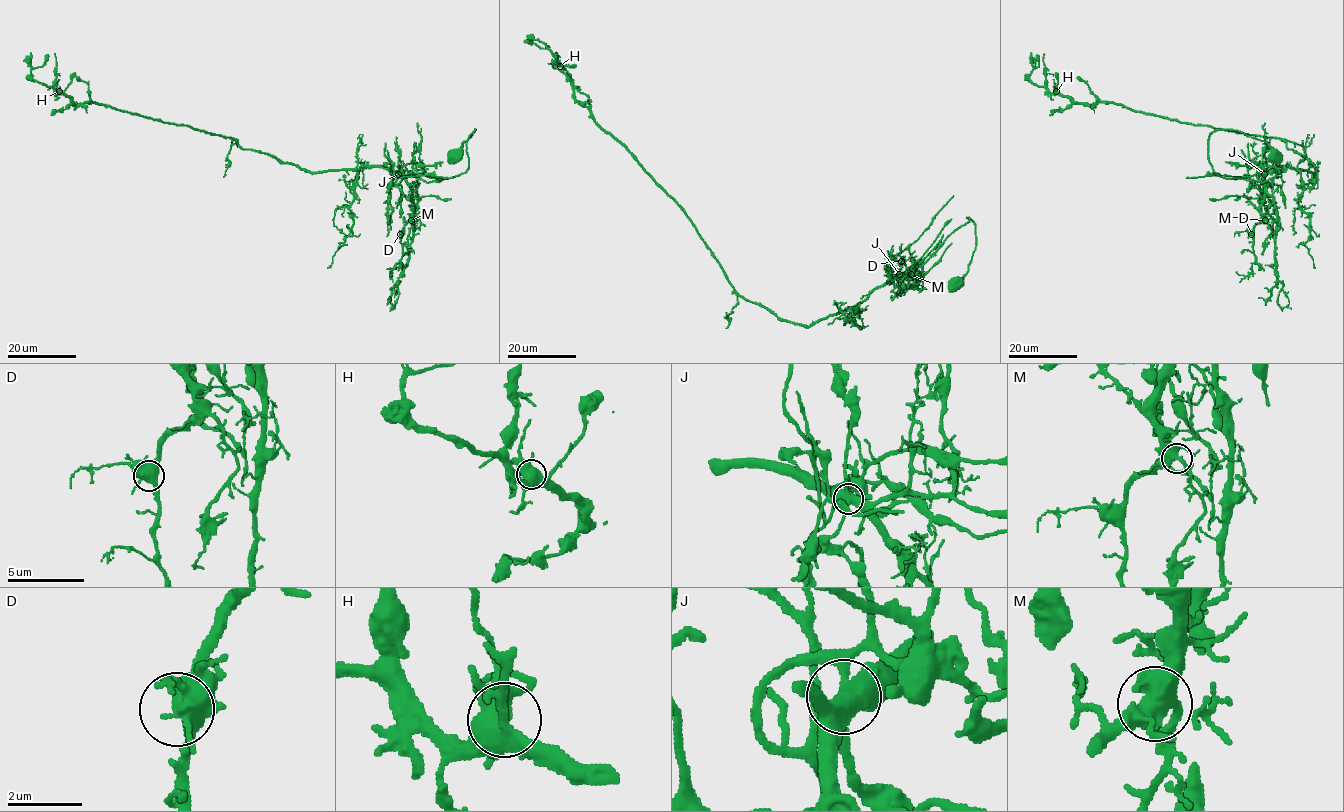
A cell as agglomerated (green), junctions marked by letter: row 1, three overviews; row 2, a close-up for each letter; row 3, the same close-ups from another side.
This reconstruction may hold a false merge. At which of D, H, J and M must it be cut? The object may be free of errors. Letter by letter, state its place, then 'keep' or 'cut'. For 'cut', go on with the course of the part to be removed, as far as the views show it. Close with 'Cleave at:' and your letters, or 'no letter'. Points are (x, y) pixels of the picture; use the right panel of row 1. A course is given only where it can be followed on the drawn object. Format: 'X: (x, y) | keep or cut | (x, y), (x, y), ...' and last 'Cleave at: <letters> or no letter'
D: (1251, 234) | keep
H: (1056, 91) | keep
J: (1264, 174) | cut | (1264, 174), (1263, 171), (1256, 174), (1263, 184), (1261, 188), (1250, 183), (1248, 174), (1186, 177)
M: (1265, 220) | keep
Cleave at: J

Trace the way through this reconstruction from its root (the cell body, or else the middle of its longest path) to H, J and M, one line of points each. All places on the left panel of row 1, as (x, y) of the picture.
H: (454, 155), (475, 129), (468, 168), (453, 177), (381, 167), (309, 172), (231, 137), (76, 105), (59, 91)
J: (454, 155), (475, 129), (466, 142), (468, 168), (464, 173), (449, 178), (399, 174)
M: (454, 155), (475, 129), (466, 142), (464, 173), (449, 178), (404, 176), (411, 188), (411, 220)

